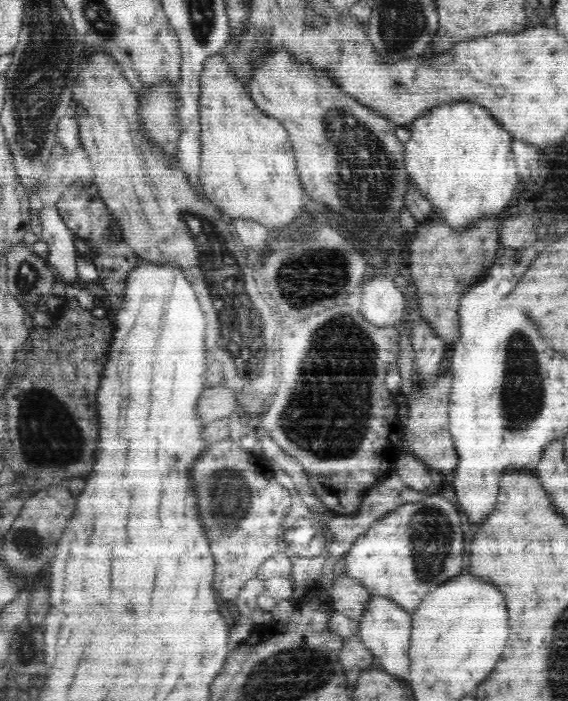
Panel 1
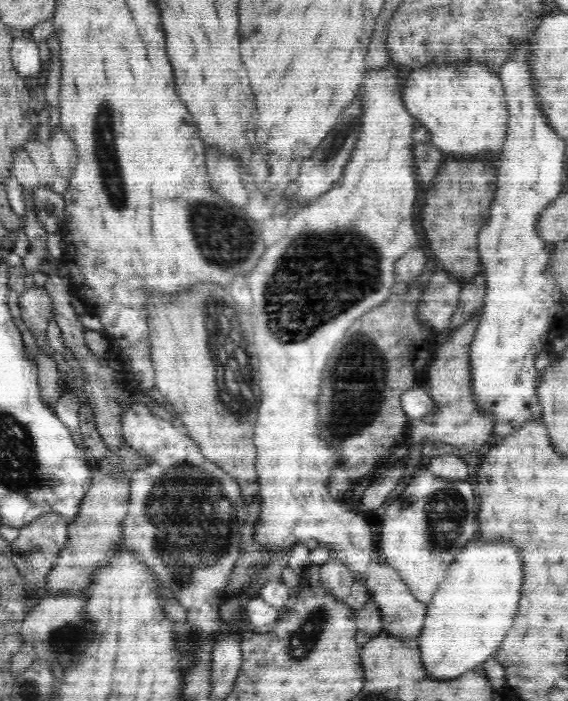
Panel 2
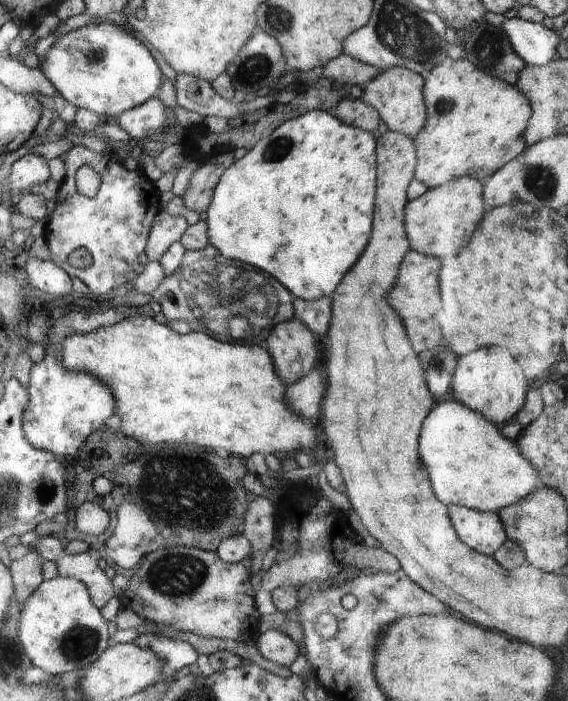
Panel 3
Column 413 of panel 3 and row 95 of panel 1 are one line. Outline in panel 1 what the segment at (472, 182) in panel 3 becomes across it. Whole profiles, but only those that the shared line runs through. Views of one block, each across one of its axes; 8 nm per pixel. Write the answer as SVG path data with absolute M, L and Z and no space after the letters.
M210 56L202 68L199 184L205 198L216 205L229 221L254 220L268 230L292 224L302 214L304 188L300 184L290 135L278 120L262 116L247 87L239 84L222 56Z

